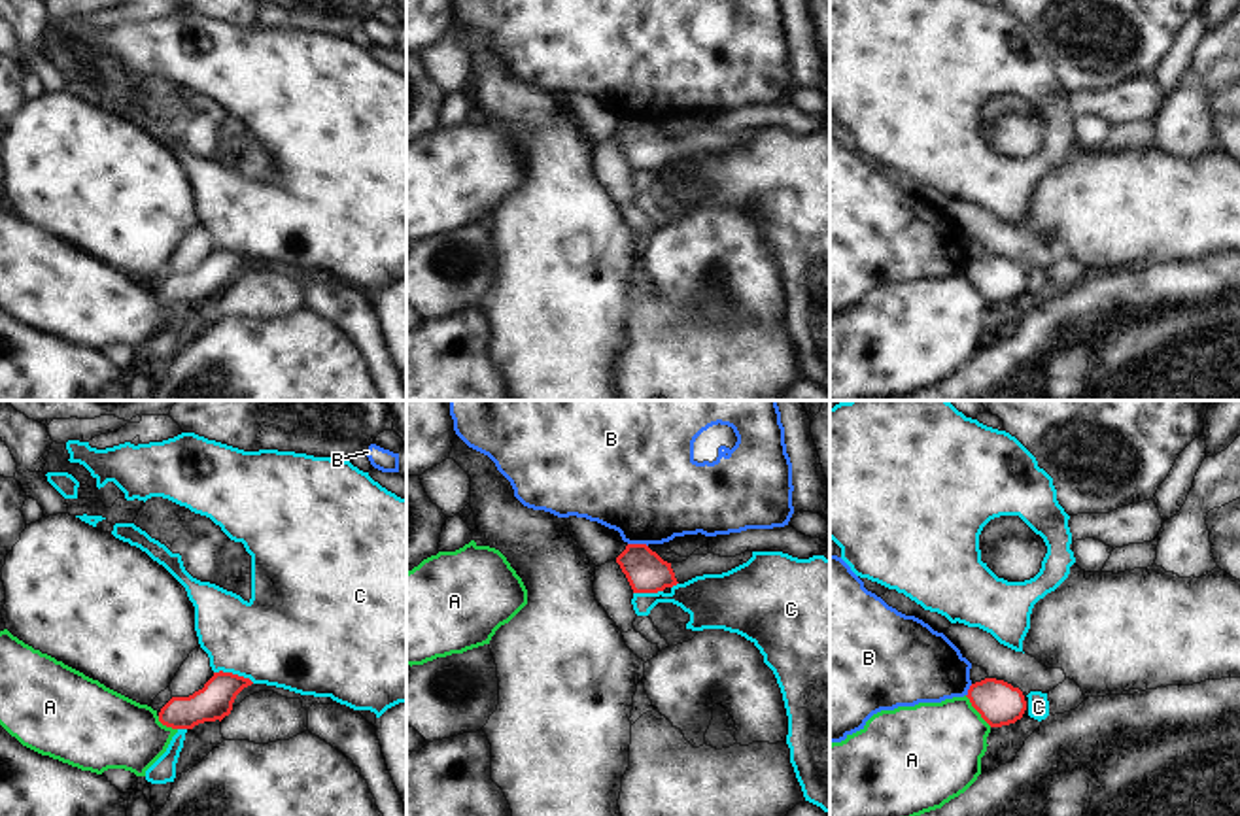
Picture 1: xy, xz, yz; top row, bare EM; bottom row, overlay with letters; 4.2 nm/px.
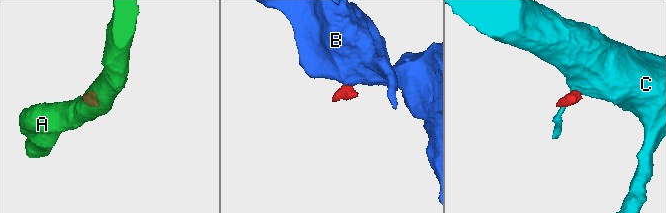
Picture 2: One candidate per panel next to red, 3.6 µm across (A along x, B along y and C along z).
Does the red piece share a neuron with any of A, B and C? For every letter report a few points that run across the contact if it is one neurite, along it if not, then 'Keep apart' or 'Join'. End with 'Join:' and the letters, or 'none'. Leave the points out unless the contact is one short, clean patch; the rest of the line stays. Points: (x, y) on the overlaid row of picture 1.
A: Line: yz (964, 696), (991, 726). Keep apart
B: Line: xz (628, 543), (643, 543), (647, 546). Keep apart
C: Line: xy (214, 671), (231, 671), (254, 682). Keep apart
Join: none

